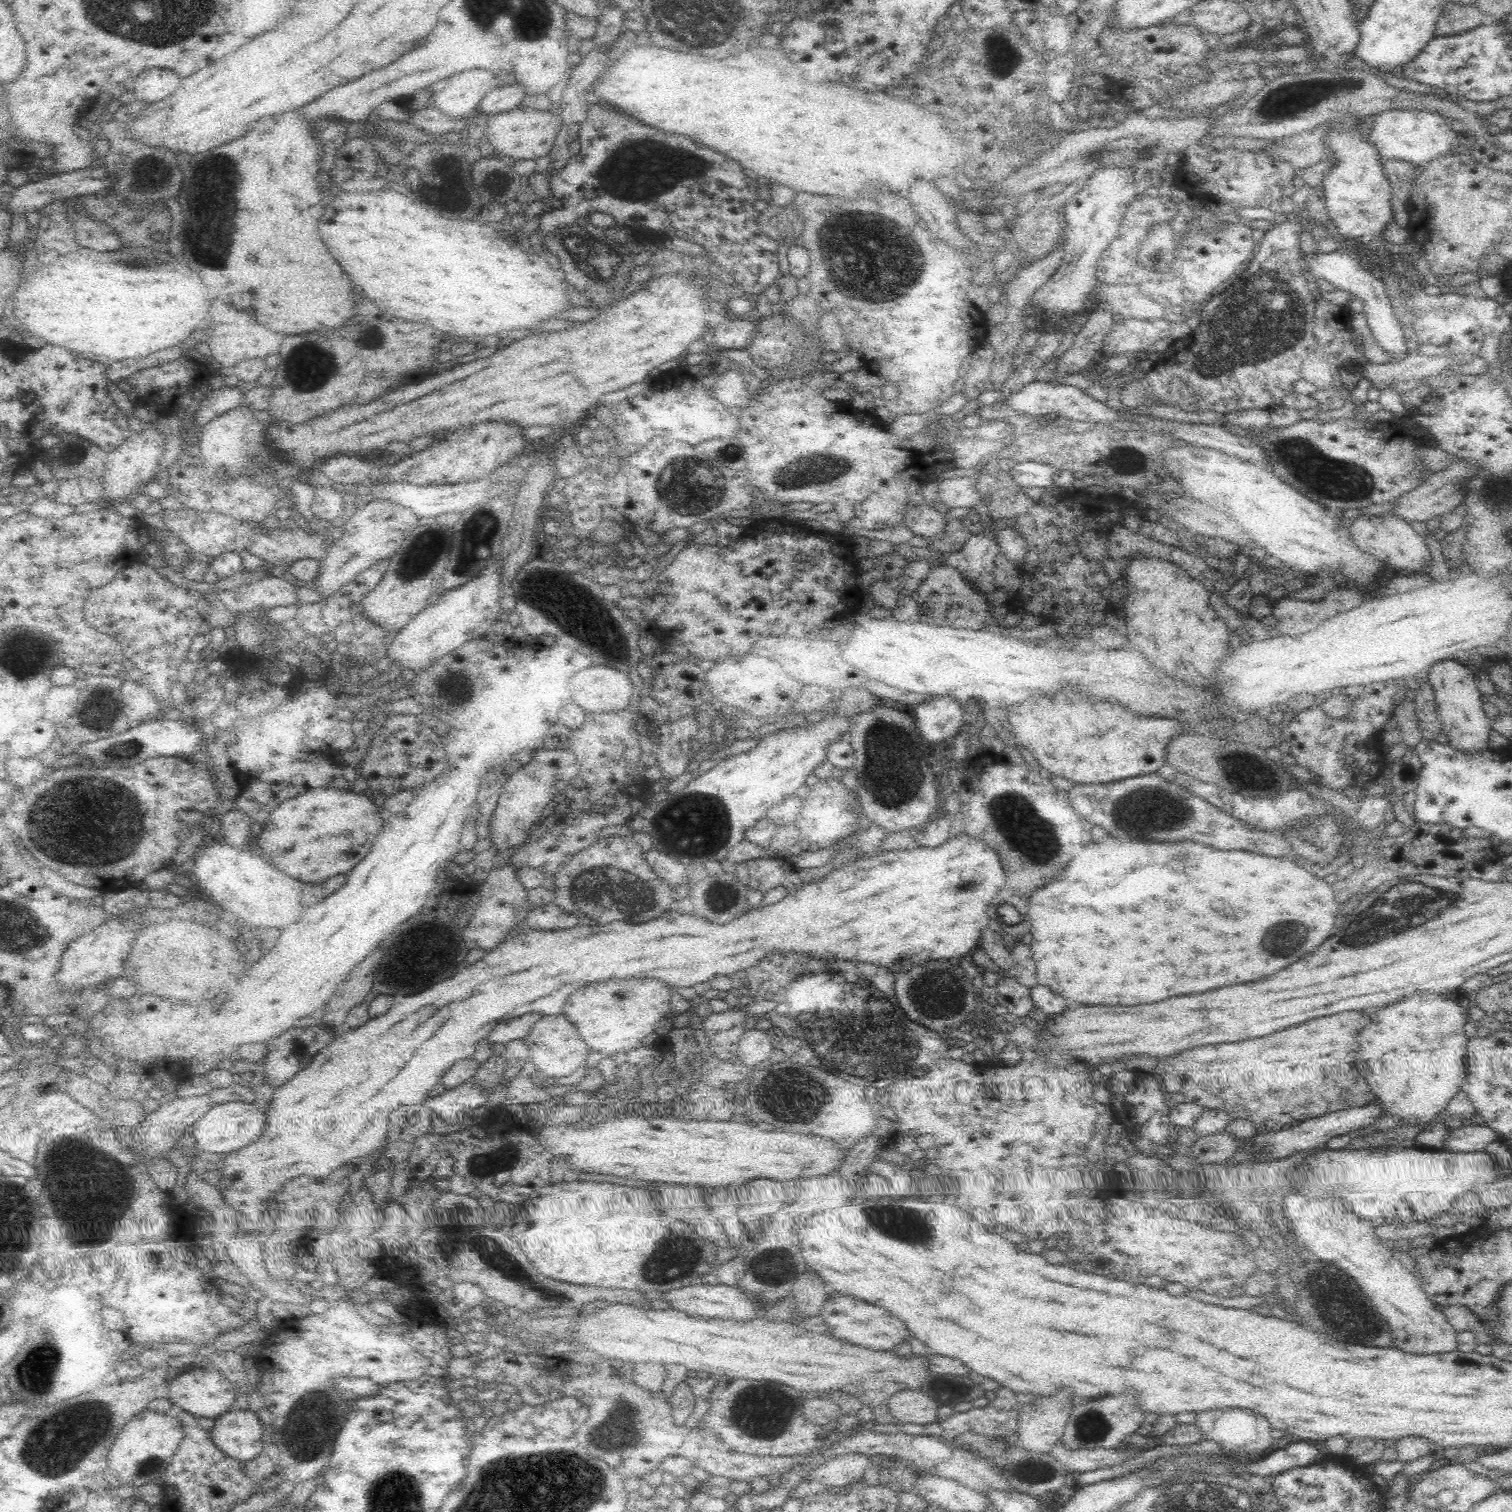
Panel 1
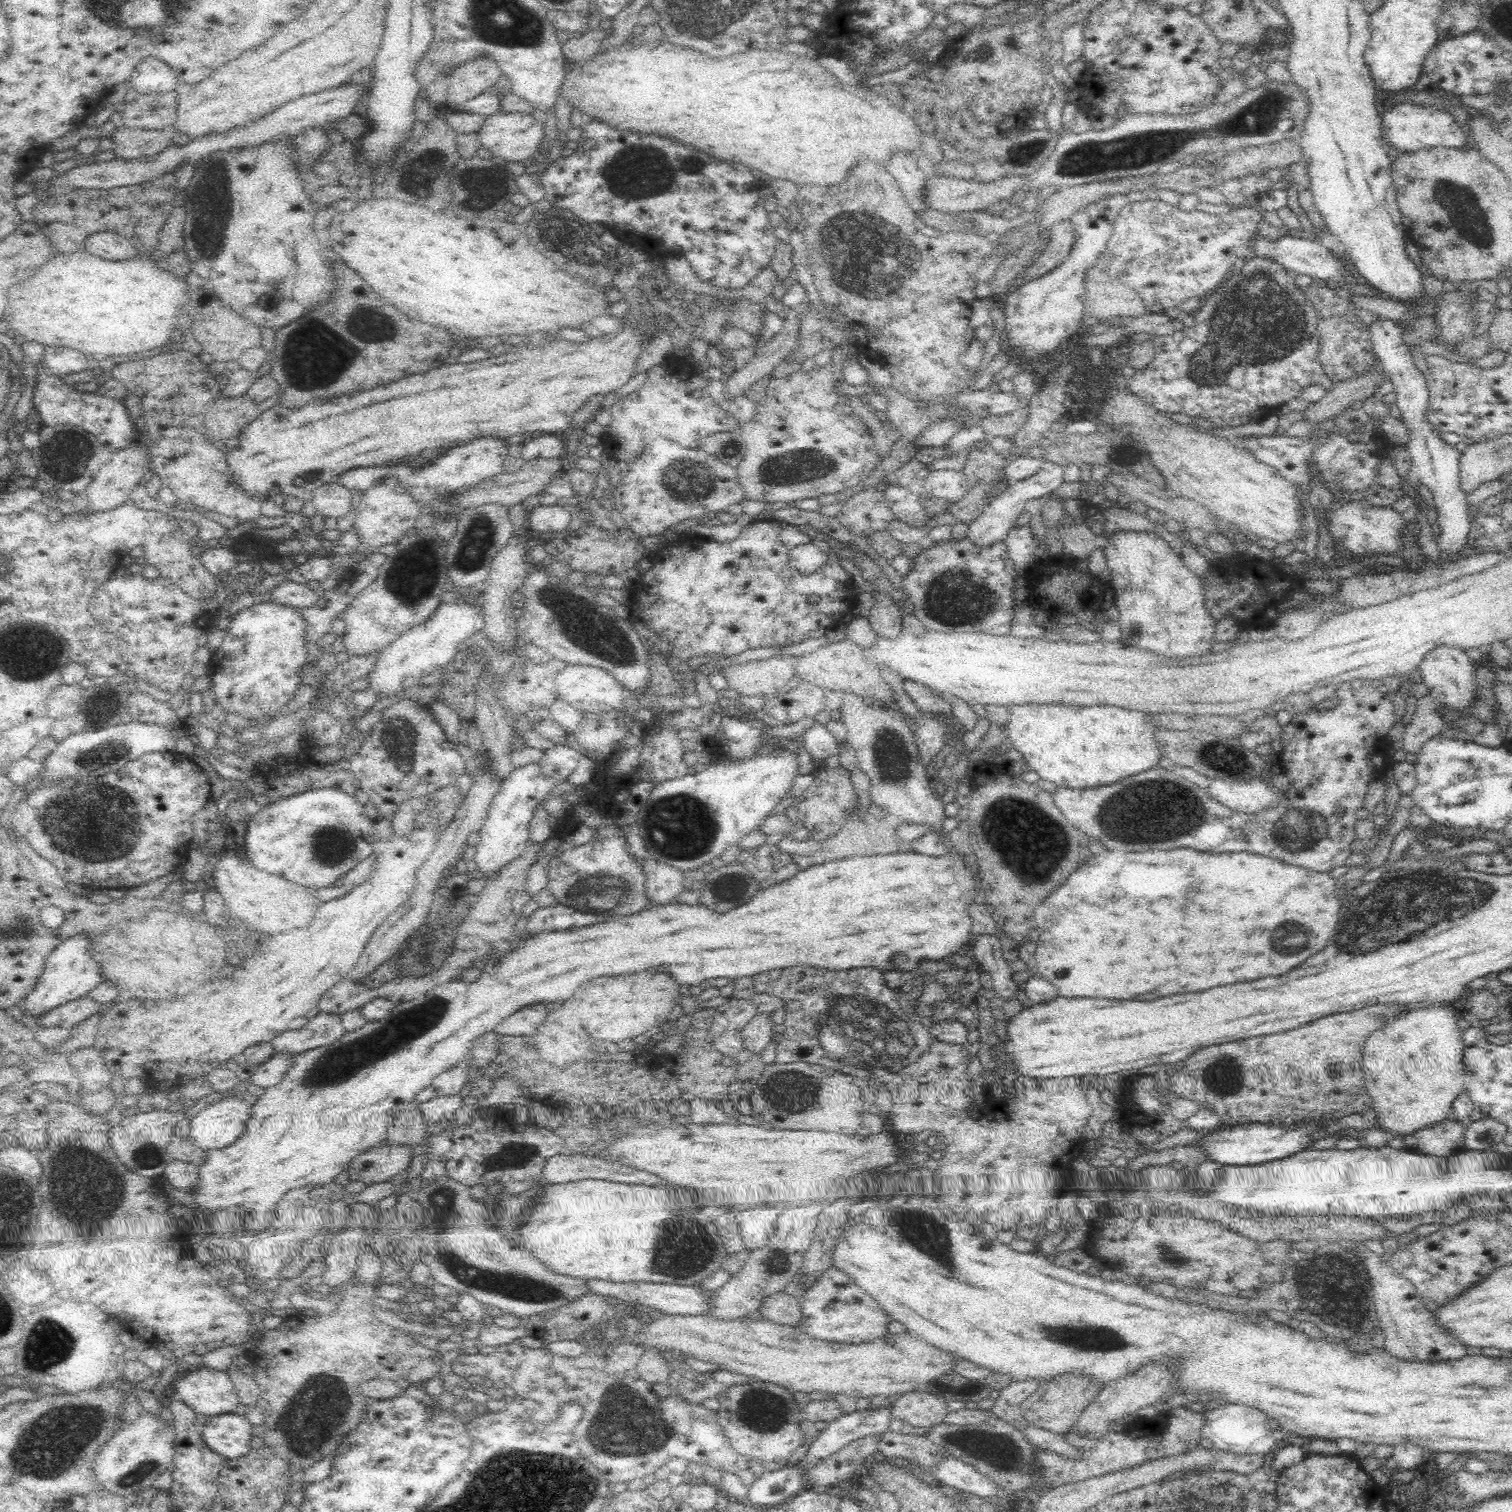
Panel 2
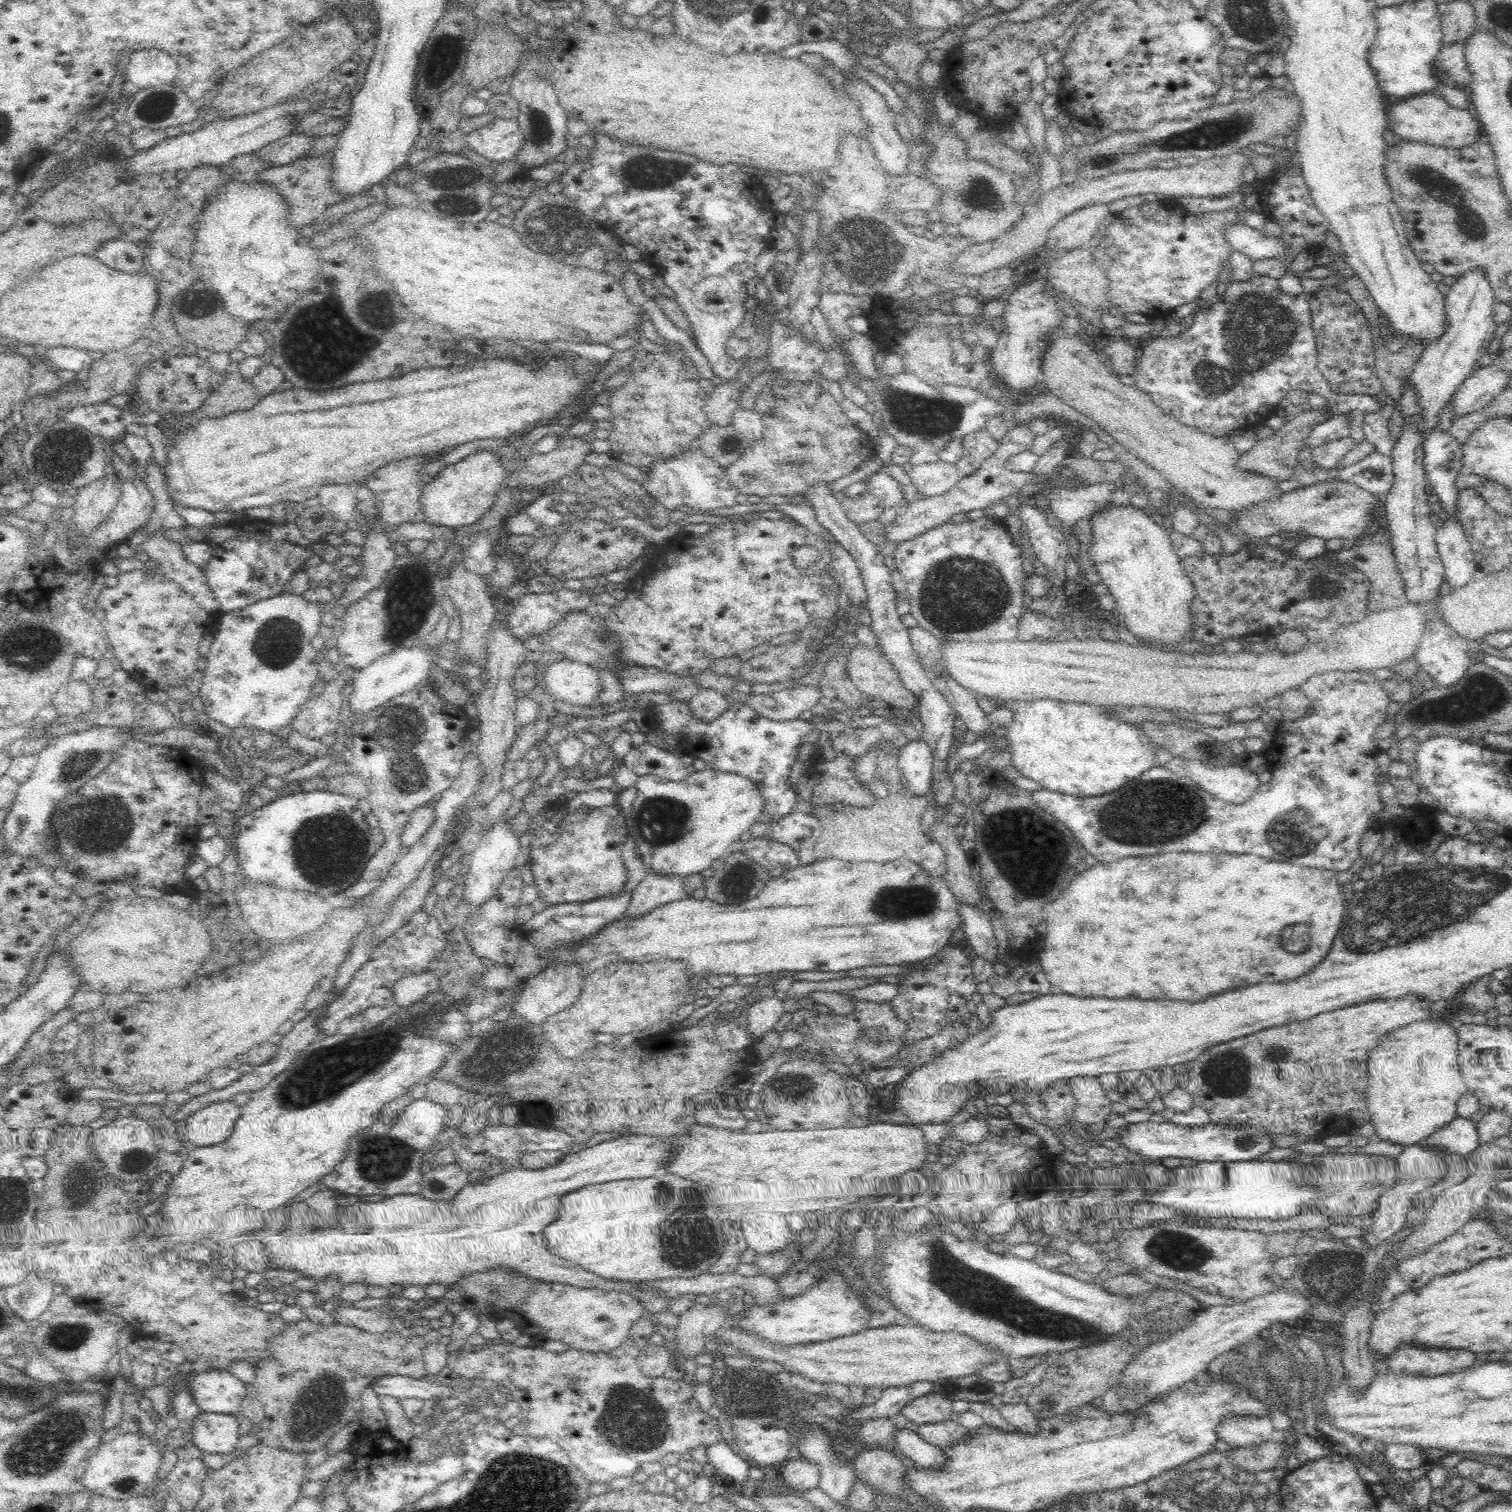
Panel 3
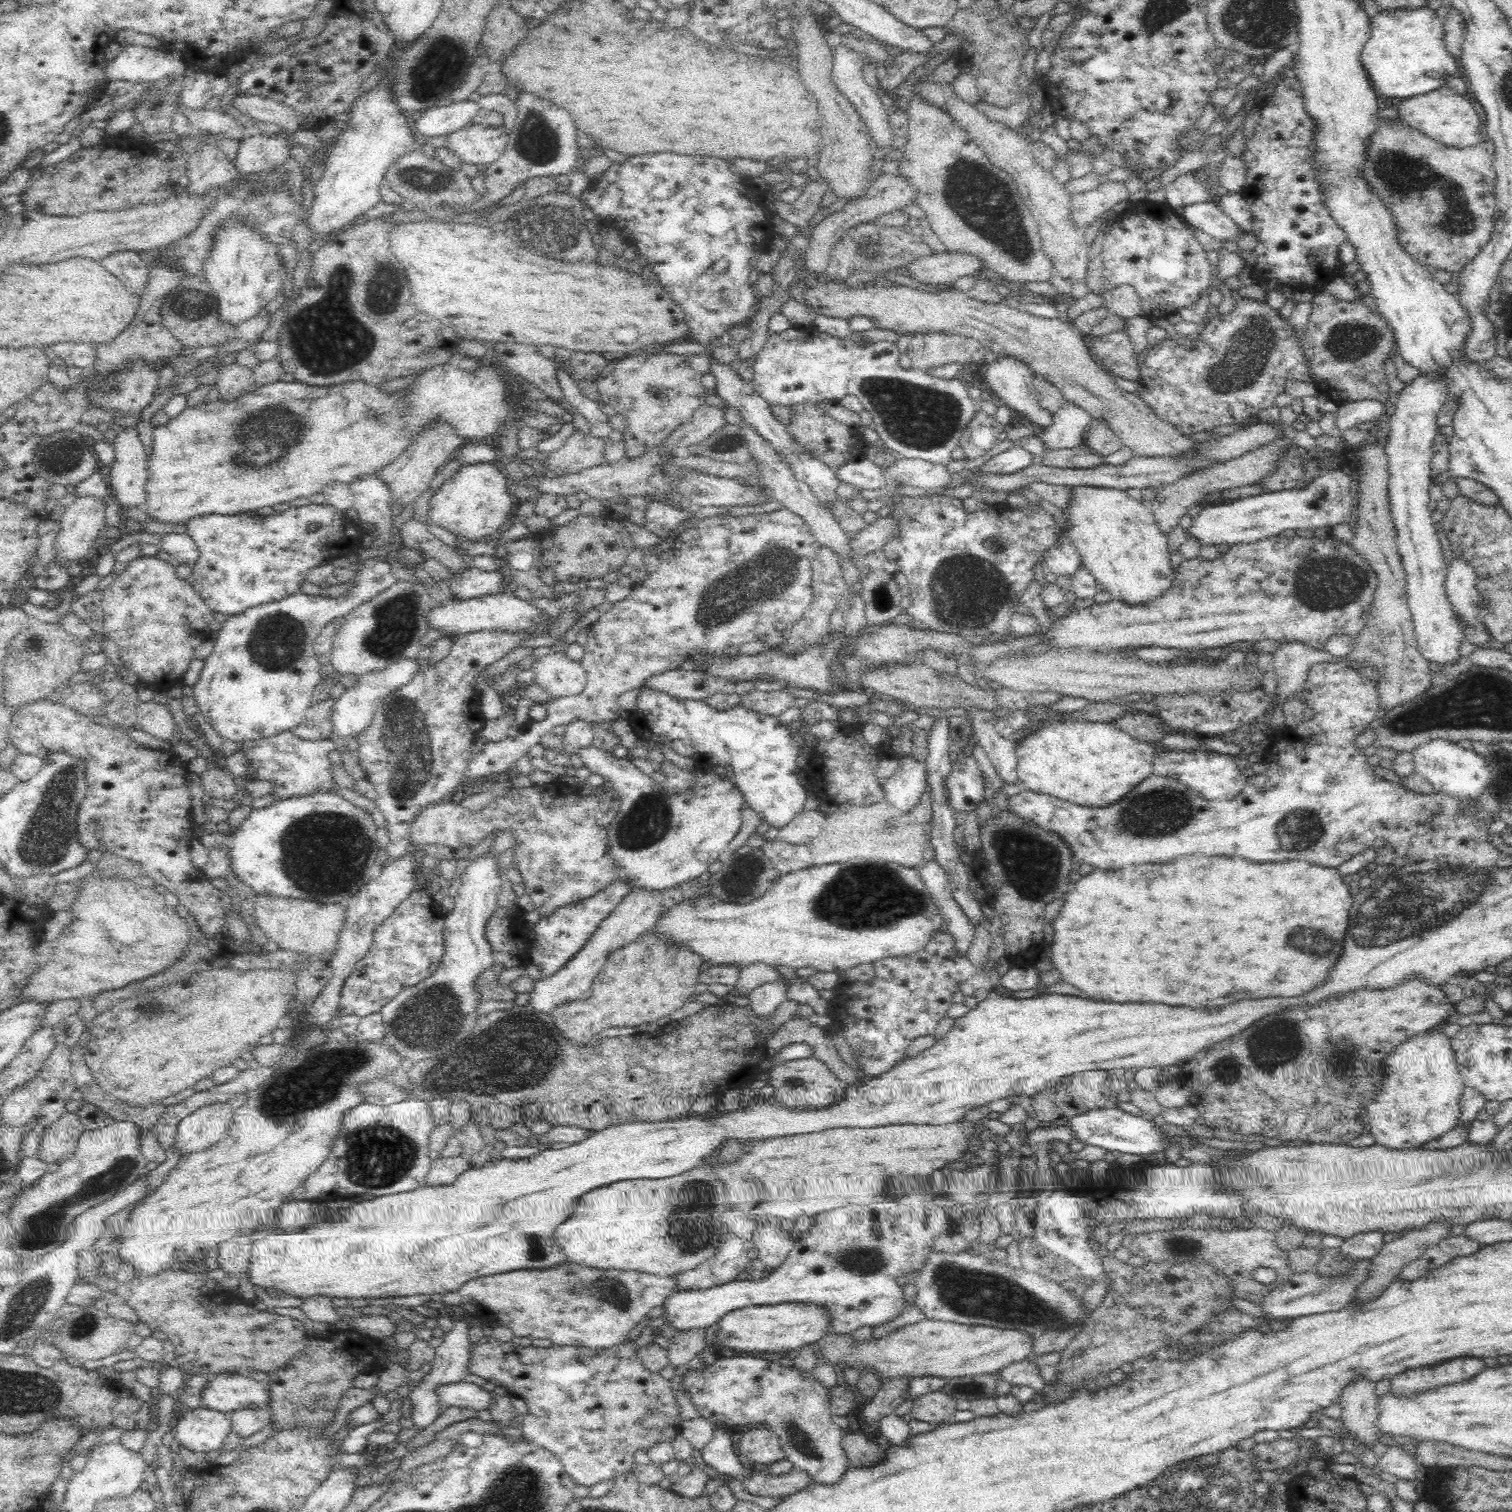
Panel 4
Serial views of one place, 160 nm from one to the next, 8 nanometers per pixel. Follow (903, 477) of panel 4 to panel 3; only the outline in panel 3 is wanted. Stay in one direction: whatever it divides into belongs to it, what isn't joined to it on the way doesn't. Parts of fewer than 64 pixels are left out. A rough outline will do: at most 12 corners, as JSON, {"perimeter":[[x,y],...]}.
{"perimeter":[[940,460],[913,465],[909,475],[924,497],[945,494],[962,478]]}

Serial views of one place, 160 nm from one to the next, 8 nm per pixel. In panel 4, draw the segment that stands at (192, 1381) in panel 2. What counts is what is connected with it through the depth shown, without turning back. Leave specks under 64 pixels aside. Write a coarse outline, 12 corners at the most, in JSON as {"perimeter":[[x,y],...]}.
{"perimeter":[[241,1373],[210,1376],[204,1407],[223,1413],[268,1407],[264,1383]]}

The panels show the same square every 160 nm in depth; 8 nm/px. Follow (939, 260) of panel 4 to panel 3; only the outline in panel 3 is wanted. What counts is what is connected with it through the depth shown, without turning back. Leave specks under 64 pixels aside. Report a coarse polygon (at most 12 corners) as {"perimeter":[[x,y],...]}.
{"perimeter":[[1242,150],[1190,166],[1076,179],[952,263],[966,277],[1029,259],[1062,218],[1148,193],[1228,198]]}

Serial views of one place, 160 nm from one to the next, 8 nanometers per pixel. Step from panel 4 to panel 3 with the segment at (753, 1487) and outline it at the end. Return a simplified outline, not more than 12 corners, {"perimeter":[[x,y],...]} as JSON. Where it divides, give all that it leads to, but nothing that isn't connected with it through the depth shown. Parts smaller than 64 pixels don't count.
{"perimeter":[[789,1460],[778,1468],[787,1487],[807,1492],[819,1486],[819,1466]]}

